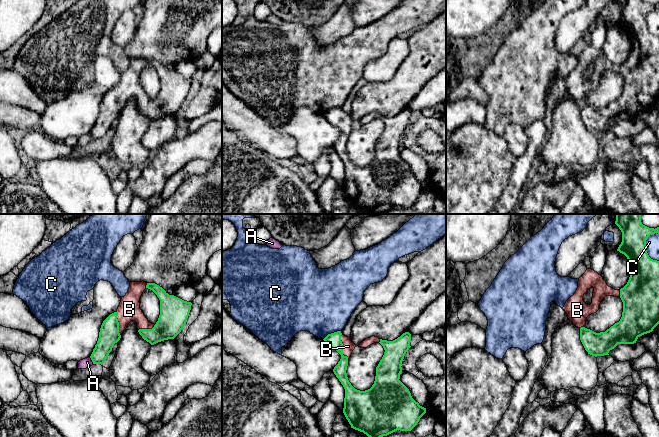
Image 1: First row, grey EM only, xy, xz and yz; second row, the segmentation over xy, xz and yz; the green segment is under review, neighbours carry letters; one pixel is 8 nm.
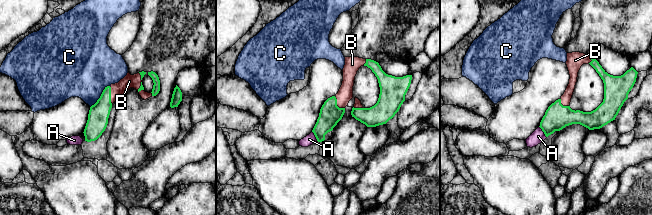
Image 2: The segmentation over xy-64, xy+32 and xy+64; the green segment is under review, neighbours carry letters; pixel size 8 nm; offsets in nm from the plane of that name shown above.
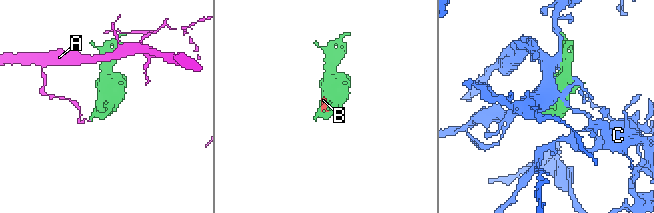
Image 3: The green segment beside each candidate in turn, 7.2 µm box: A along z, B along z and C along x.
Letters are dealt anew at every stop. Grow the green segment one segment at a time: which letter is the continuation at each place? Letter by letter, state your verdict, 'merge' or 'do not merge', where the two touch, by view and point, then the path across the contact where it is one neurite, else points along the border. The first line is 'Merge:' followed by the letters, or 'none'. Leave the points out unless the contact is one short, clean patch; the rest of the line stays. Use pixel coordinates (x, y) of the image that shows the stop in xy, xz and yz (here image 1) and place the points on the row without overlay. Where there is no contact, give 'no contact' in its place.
Merge: B
A: do not merge; contact xy (92, 137); border xy (89, 133), (93, 140)
B: merge; contact xz (342, 124)
C: do not merge; contact yz (645, 24)

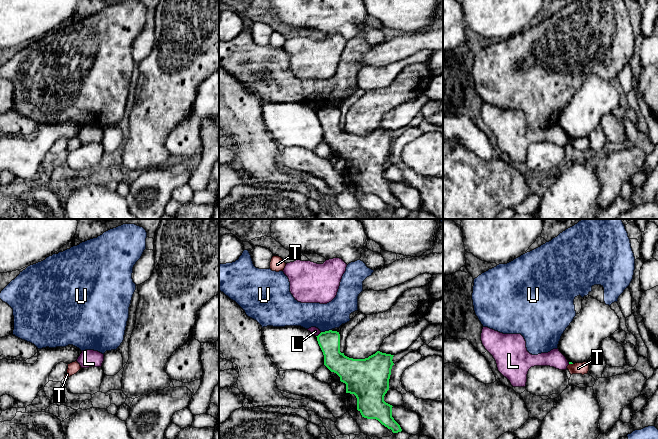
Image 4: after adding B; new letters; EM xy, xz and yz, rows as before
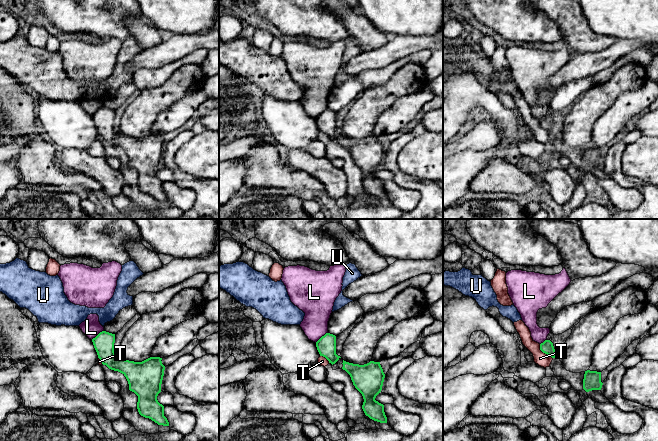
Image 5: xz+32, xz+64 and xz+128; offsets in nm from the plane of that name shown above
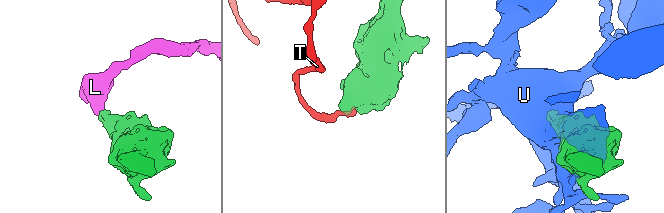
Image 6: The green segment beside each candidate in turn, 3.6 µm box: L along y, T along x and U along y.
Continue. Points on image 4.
Merge: none
L: do not merge; contact xz (319, 110); border xz (321, 108), (316, 112)
T: do not merge; contact yz (571, 139); border yz (569, 139), (572, 140)
U: do not merge; contact xz (326, 107)

